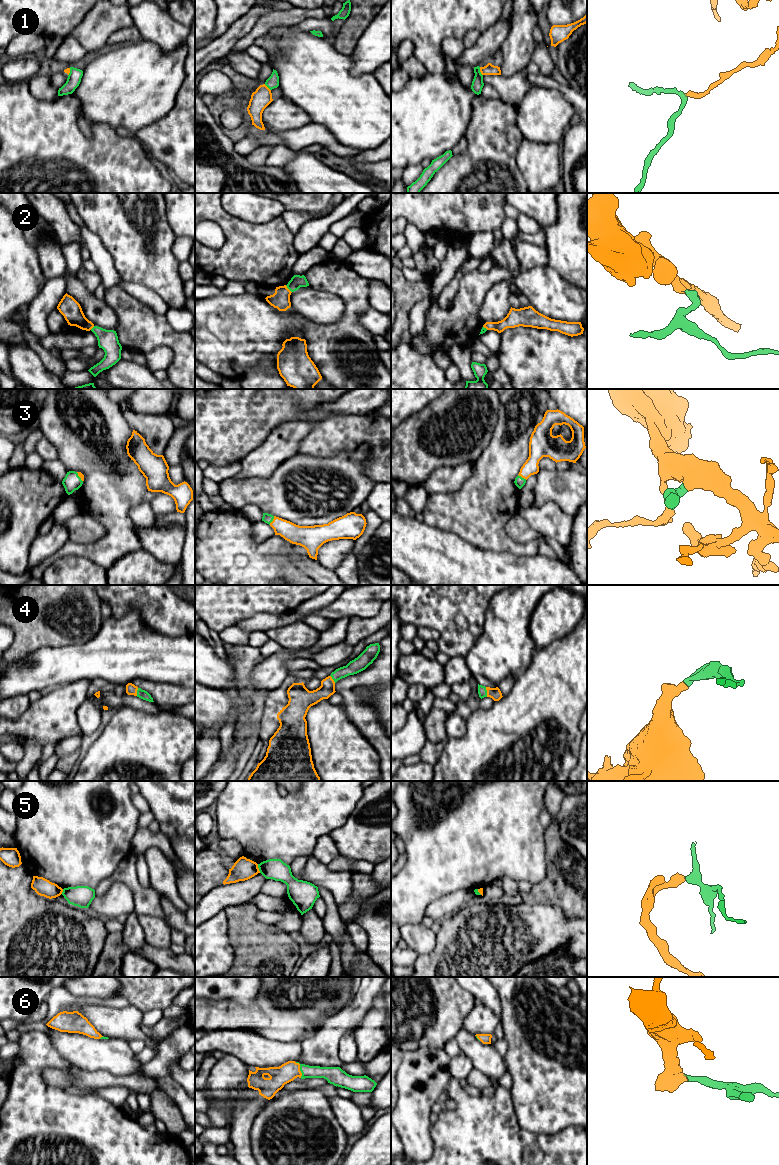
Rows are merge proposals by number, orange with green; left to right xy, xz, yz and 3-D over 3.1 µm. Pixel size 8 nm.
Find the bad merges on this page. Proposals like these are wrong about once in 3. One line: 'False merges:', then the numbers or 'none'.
False merges: 1, 2, 5

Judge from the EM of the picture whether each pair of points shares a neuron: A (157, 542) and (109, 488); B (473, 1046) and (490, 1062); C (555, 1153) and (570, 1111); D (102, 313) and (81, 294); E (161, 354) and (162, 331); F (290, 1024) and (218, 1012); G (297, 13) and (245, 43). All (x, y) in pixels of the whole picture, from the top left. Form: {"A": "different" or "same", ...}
{"A": "different", "B": "same", "C": "different", "D": "same", "E": "different", "F": "same", "G": "same"}

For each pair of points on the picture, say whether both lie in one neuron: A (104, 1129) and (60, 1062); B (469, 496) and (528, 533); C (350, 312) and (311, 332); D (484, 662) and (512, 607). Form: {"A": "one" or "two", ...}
{"A": "one", "B": "two", "C": "one", "D": "one"}

